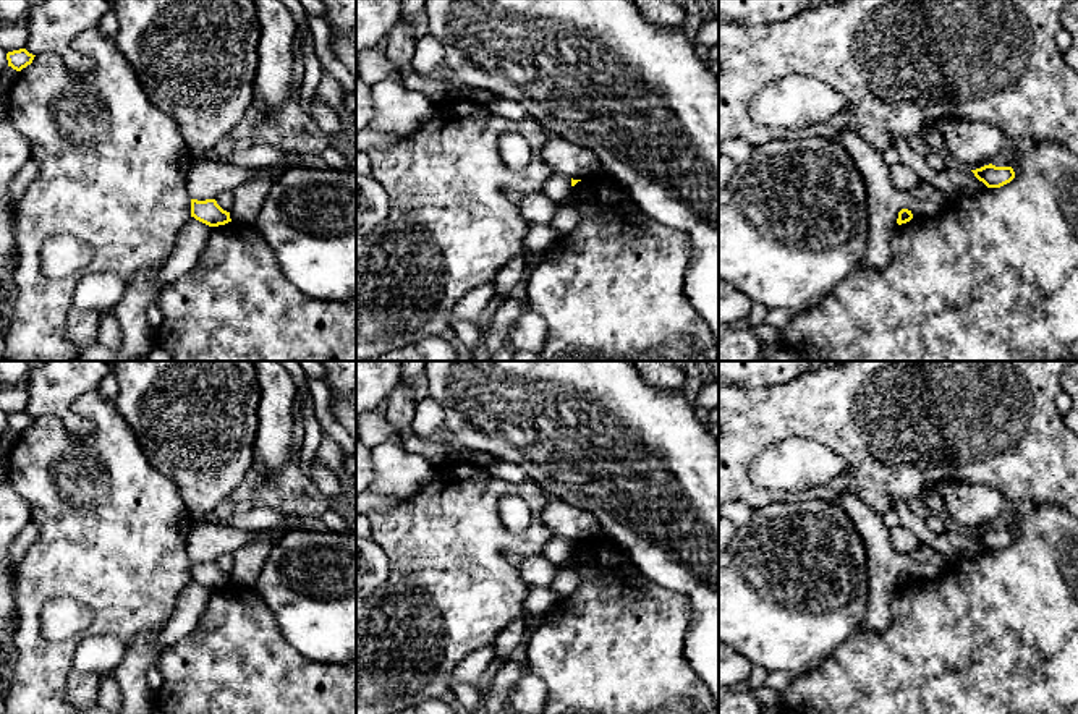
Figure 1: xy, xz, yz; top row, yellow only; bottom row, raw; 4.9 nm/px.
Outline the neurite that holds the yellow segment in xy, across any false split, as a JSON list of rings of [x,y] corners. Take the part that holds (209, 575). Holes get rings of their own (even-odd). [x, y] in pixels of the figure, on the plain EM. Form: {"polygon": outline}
{"polygon": [[[191,562],[191,580],[209,589],[219,589],[231,584],[230,575],[223,573],[215,562]]]}

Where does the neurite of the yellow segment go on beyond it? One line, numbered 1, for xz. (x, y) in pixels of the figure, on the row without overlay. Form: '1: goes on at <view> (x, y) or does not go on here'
1: does not go on here

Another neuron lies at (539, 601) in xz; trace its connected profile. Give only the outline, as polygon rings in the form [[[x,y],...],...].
[[[528,586],[524,597],[524,610],[529,615],[545,615],[557,604],[557,596],[549,588]]]

